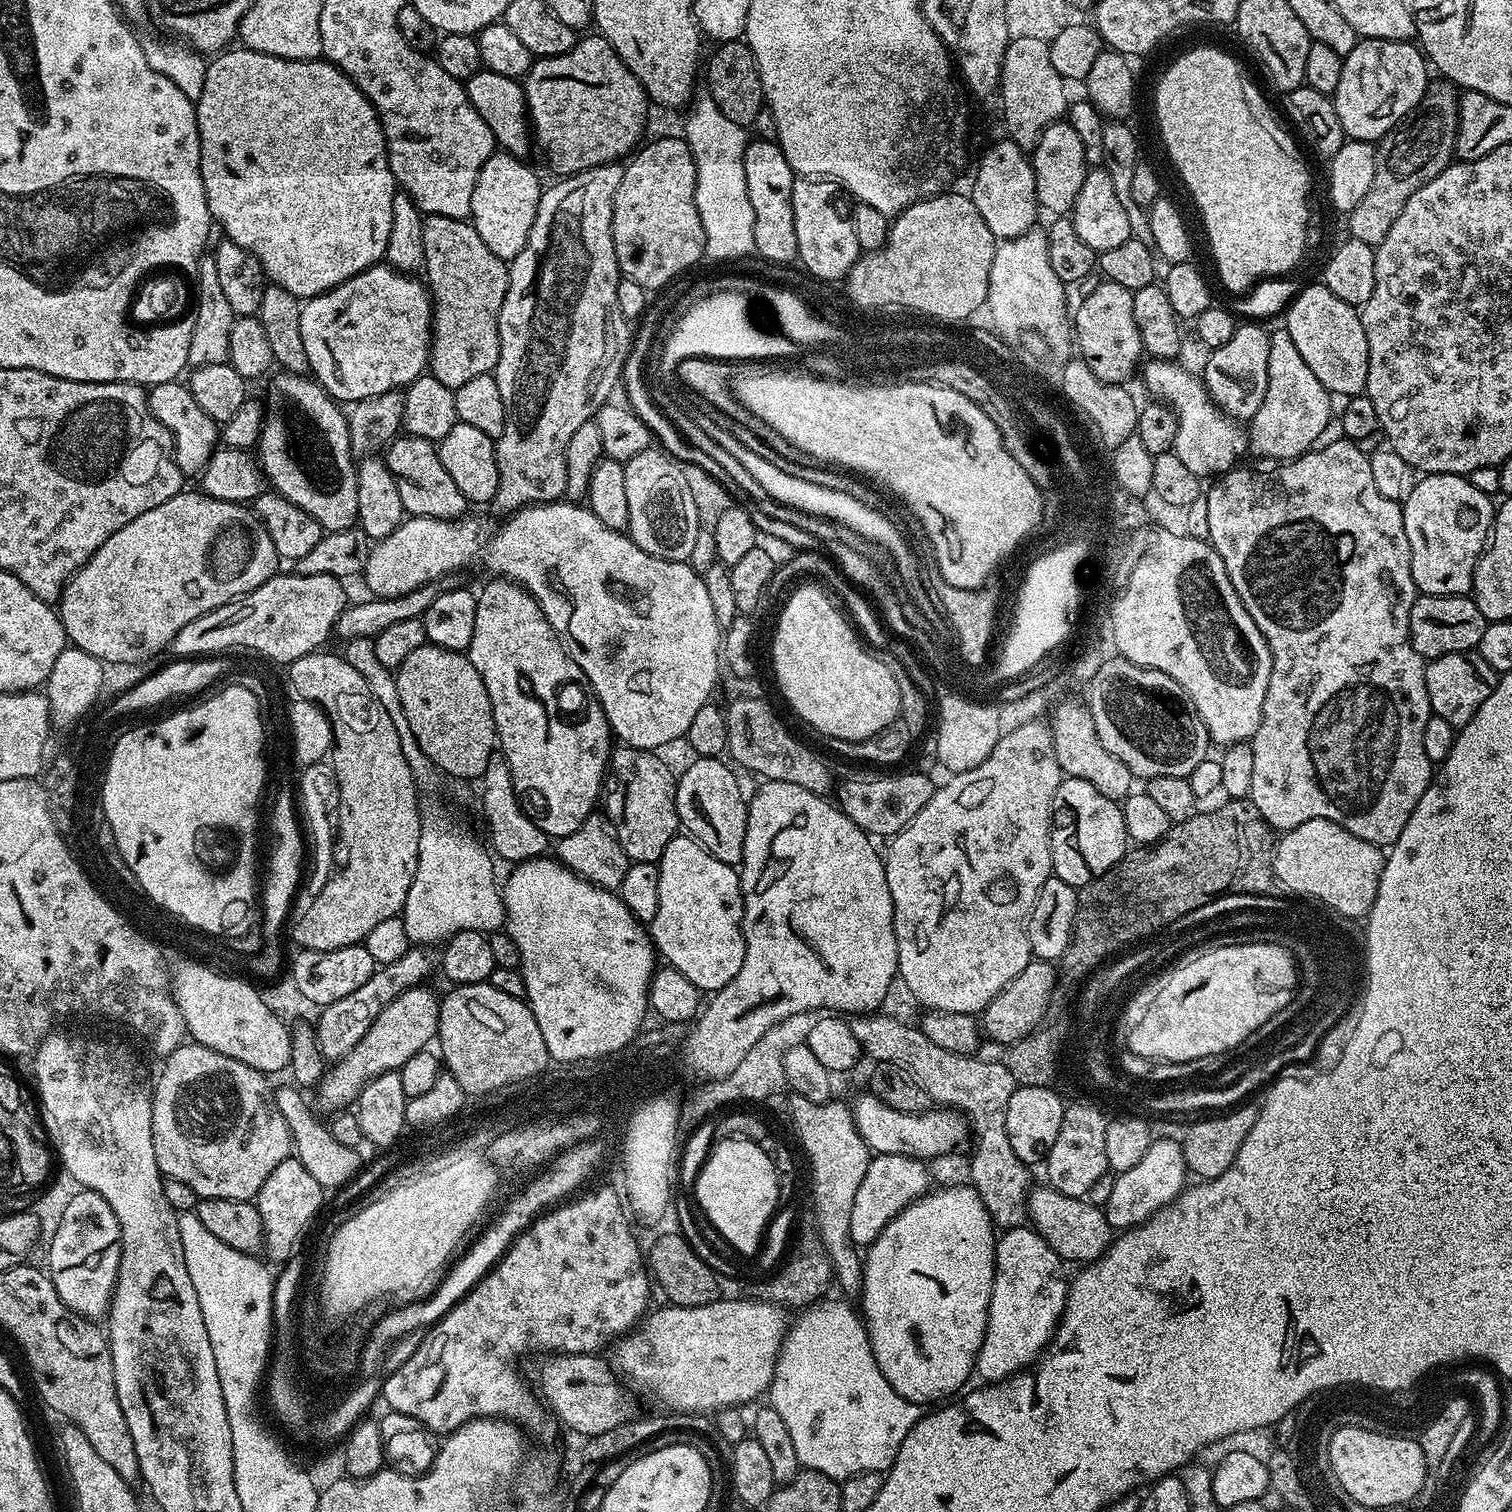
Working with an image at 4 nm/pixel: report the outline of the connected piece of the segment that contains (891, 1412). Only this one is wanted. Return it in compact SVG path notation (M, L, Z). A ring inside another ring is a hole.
M821 1299L819 1302L803 1309L797 1315L800 1317L797 1320L793 1319L791 1321L790 1327L784 1333L784 1342L780 1345L780 1353L776 1359L776 1369L772 1375L772 1385L768 1387L766 1396L767 1399L772 1399L769 1400L770 1406L774 1410L778 1410L778 1415L782 1417L782 1422L786 1425L786 1431L790 1433L790 1438L794 1442L794 1451L798 1453L798 1462L801 1469L829 1476L837 1482L849 1480L852 1476L857 1476L863 1472L879 1472L884 1474L891 1468L894 1458L906 1438L906 1434L910 1434L912 1427L920 1421L922 1408L921 1405L902 1398L902 1394L898 1394L894 1390L894 1386L890 1386L890 1382L886 1382L882 1370L878 1370L878 1362L874 1358L874 1350L868 1341L868 1329L865 1321L858 1315L857 1309L843 1299L828 1299Z

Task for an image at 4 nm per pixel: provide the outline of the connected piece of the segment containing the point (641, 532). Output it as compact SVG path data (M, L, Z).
M653 446L642 454L634 454L634 458L630 458L623 466L626 502L630 509L627 535L642 550L646 550L646 554L663 560L687 561L698 539L700 516L680 464L667 452Z

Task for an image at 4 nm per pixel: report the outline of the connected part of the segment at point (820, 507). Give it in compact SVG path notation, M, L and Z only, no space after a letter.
M747 448L742 450L740 456L742 456L742 464L746 464L752 470L750 474L754 474L766 486L762 494L770 490L772 492L770 500L776 504L780 503L812 516L826 518L831 523L835 523L837 520L844 520L850 526L854 526L856 530L860 530L862 534L866 534L870 538L876 538L876 542L886 544L886 548L890 548L893 555L908 555L908 558L910 558L910 555L913 554L912 544L909 544L899 526L884 513L880 512L882 510L879 507L876 507L876 509L868 505L870 503L865 499L852 500L852 498L848 498L844 494L836 494L836 492L830 492L830 490L824 490L824 488L816 488L816 486L810 486L810 484L794 480L794 478L790 480L788 476L784 476L782 472L778 472L776 468L766 464L764 460L760 460L758 454Z

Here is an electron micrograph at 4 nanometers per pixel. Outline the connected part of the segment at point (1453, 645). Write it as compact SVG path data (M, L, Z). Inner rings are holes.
M1417 595L1410 610L1410 638L1414 650L1425 661L1436 660L1455 652L1472 652L1479 649L1482 634L1489 621L1484 619L1471 595L1463 596L1426 596Z

